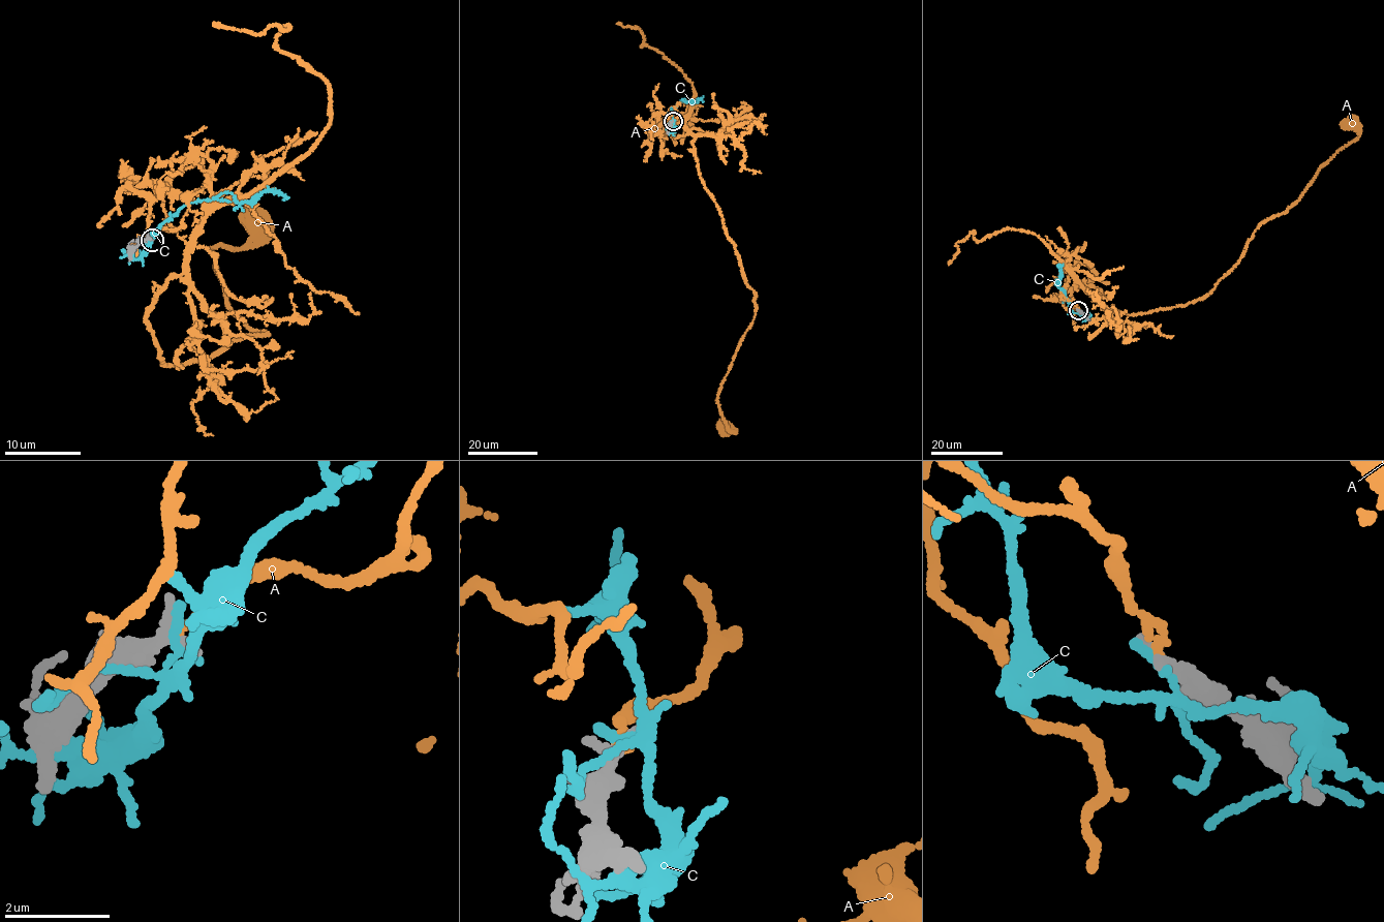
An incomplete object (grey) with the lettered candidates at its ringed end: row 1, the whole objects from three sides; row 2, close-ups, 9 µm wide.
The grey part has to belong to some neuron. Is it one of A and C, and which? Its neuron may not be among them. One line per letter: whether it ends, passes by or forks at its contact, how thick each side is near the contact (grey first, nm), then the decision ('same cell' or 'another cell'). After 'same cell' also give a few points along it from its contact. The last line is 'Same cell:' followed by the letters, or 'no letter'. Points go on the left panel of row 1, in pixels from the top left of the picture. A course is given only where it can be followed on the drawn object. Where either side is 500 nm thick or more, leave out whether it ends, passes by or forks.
A: it ends | 300/150 nm | another cell
C: it forks | 240/120 nm | another cell
Same cell: no letter

